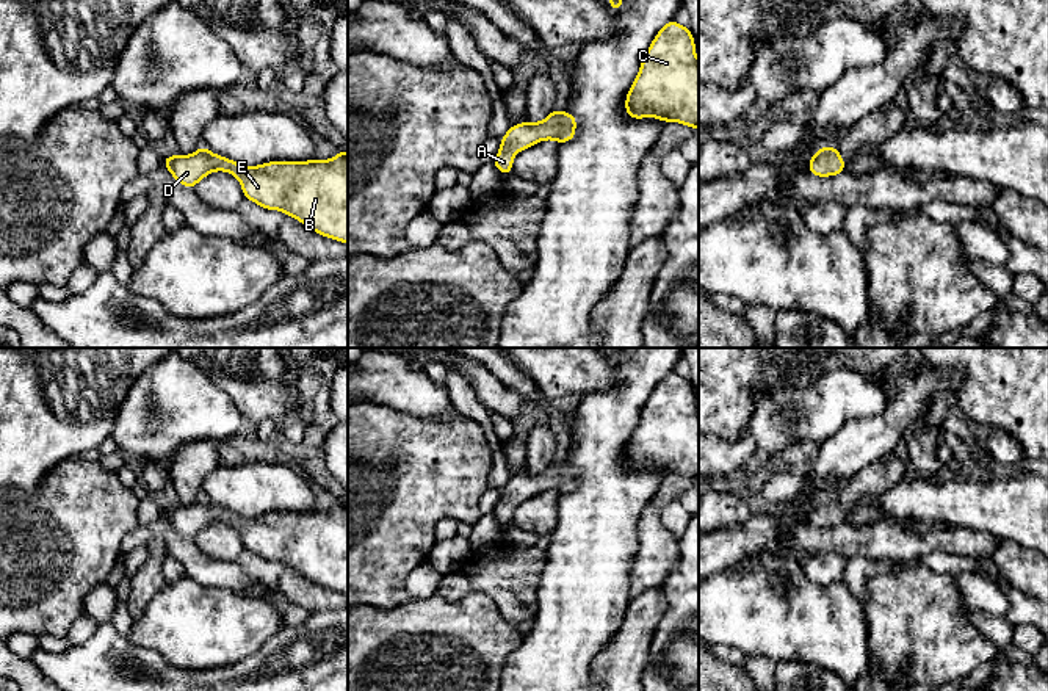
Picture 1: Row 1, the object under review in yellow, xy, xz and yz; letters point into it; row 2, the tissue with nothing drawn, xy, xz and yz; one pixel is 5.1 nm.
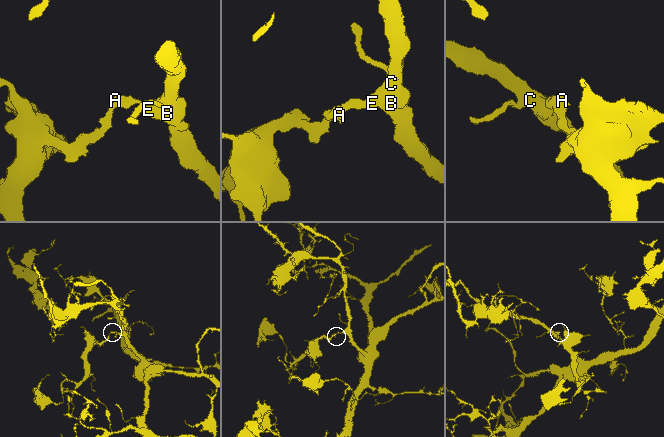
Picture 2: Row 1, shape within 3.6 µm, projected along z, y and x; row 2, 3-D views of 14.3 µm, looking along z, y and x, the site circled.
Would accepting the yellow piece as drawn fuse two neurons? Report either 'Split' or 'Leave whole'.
Leave whole

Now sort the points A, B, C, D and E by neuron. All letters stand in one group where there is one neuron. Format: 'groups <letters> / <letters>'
groups A B C D E

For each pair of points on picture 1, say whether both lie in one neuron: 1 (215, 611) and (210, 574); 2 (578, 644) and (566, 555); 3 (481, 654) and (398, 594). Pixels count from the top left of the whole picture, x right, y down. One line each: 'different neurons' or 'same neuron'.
1: different neurons
2: same neuron
3: different neurons

